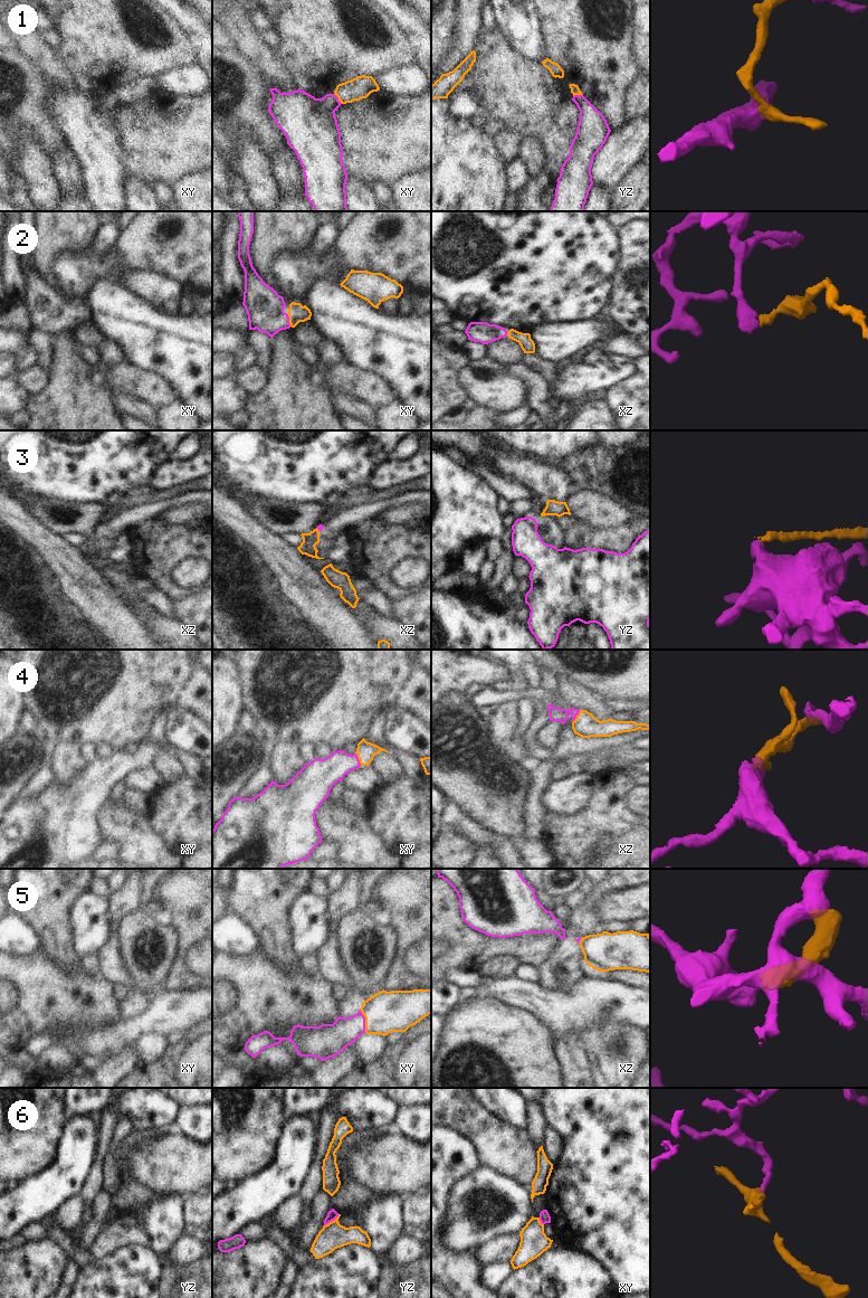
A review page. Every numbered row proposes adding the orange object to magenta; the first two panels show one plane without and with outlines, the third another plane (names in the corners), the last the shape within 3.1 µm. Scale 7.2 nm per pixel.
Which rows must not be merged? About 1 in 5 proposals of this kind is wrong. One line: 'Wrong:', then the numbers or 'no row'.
Wrong: 3, 6.

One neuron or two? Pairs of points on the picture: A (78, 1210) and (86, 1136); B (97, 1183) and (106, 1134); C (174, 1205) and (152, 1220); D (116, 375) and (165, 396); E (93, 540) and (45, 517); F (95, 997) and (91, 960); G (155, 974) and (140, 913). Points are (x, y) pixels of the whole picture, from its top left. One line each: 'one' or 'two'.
A: two
B: one
C: one
D: one
E: one
F: two
G: one

